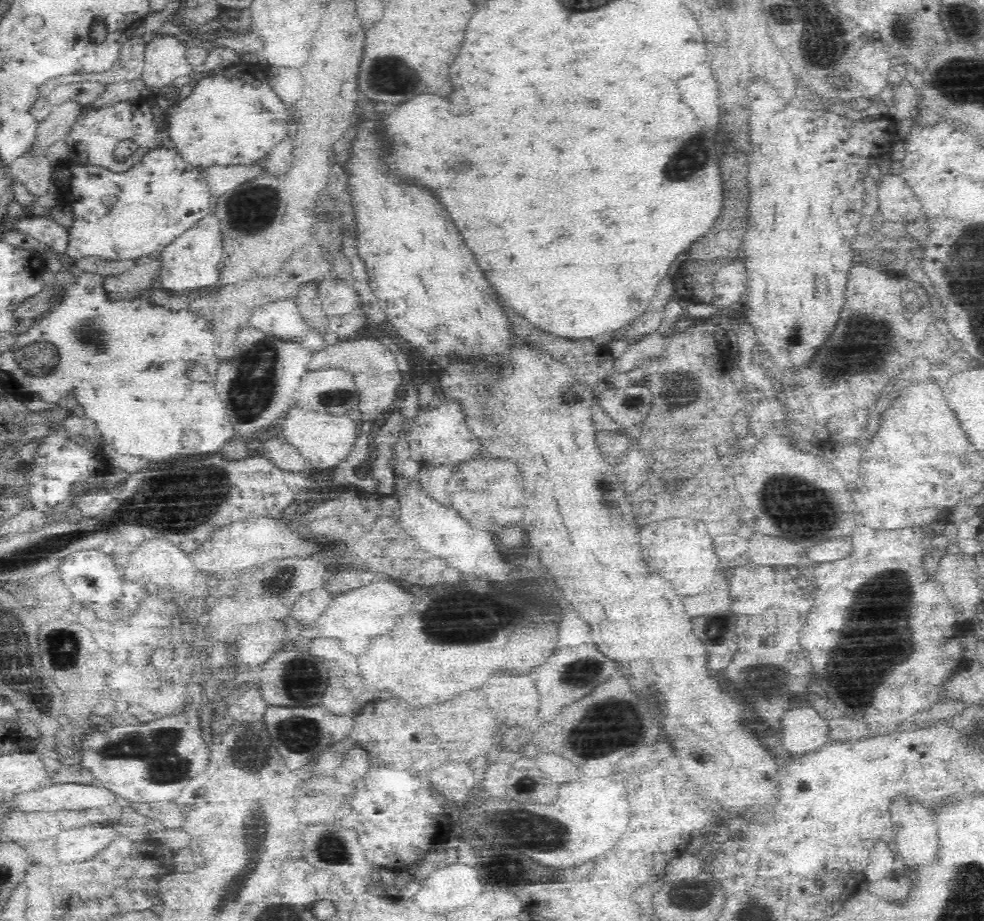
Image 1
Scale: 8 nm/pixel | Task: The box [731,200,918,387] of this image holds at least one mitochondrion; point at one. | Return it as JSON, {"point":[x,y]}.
{"point":[857,336]}

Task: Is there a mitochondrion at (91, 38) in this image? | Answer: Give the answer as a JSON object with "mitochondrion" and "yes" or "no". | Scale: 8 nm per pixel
{"mitochondrion":"no"}

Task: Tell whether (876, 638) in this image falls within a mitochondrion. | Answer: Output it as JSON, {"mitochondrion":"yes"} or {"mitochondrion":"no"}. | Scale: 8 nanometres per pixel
{"mitochondrion":"yes"}

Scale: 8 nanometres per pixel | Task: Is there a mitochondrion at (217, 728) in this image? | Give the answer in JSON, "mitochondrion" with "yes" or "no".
{"mitochondrion":"no"}

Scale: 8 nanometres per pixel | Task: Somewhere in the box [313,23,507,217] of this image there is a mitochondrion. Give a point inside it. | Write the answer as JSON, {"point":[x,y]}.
{"point":[394,75]}

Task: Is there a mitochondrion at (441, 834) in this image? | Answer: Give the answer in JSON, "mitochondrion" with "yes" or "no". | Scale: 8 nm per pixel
{"mitochondrion":"no"}

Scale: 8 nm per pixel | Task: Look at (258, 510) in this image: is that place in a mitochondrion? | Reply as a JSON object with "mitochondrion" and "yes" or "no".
{"mitochondrion":"no"}

